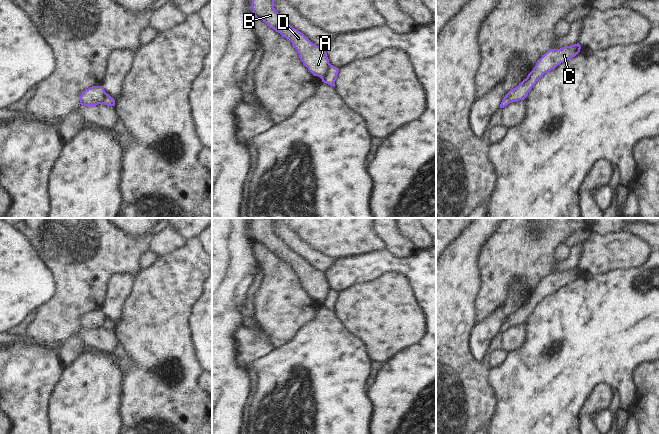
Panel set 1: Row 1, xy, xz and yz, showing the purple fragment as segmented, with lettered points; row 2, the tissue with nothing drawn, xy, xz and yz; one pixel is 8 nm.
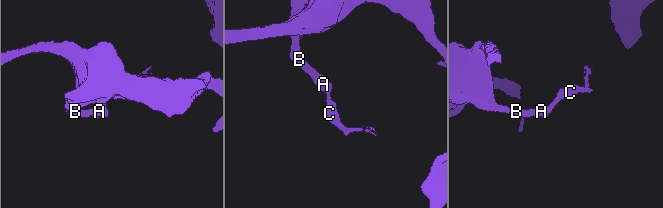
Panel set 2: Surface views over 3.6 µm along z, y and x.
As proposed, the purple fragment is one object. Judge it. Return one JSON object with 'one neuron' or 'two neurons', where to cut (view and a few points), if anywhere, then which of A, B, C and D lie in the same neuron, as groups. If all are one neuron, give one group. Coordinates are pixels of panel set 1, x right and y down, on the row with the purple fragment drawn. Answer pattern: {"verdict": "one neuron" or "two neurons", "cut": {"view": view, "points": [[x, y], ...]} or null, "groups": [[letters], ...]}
{"verdict": "two neurons", "cut": {"view": "xz", "points": [[330, 64], [327, 72], [321, 78]]}, "groups": [["A", "B", "D"], ["C"]]}

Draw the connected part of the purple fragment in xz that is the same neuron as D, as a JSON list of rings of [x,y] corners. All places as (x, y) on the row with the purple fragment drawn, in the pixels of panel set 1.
[[[252,0],[256,19],[262,19],[270,28],[289,39],[298,51],[300,60],[308,70],[321,79],[329,68],[329,59],[324,48],[313,44],[303,33],[293,28],[274,8],[274,0]]]

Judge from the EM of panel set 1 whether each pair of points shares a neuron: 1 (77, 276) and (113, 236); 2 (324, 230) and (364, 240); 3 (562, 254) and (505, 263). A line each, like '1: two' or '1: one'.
1: one
2: one
3: two

